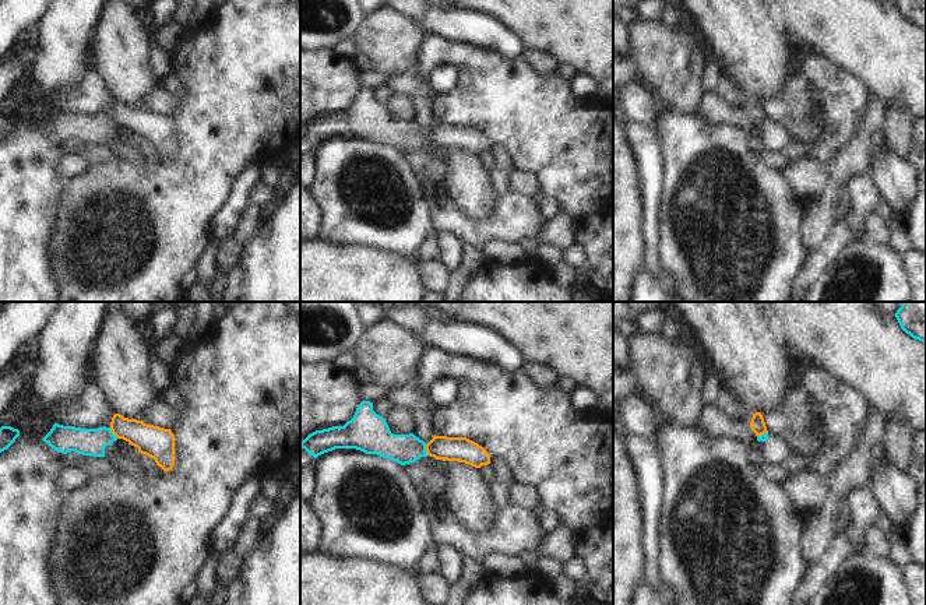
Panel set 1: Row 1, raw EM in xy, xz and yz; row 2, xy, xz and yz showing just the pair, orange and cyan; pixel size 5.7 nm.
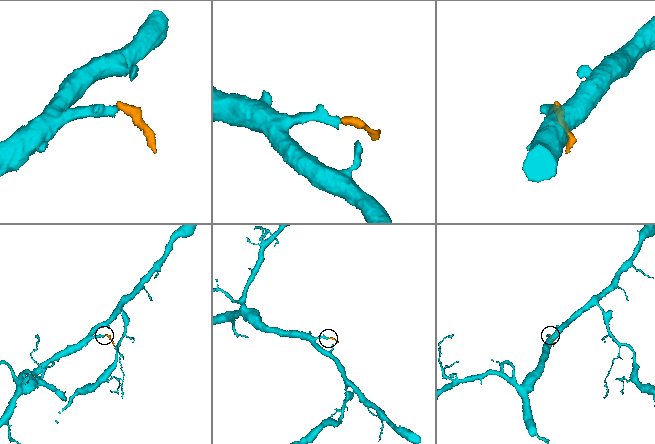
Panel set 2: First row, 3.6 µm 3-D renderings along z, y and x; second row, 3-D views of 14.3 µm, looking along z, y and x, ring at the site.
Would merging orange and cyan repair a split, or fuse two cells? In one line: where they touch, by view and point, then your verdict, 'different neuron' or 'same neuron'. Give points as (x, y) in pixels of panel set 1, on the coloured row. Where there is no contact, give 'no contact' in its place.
xy (113, 433) | different neuron

